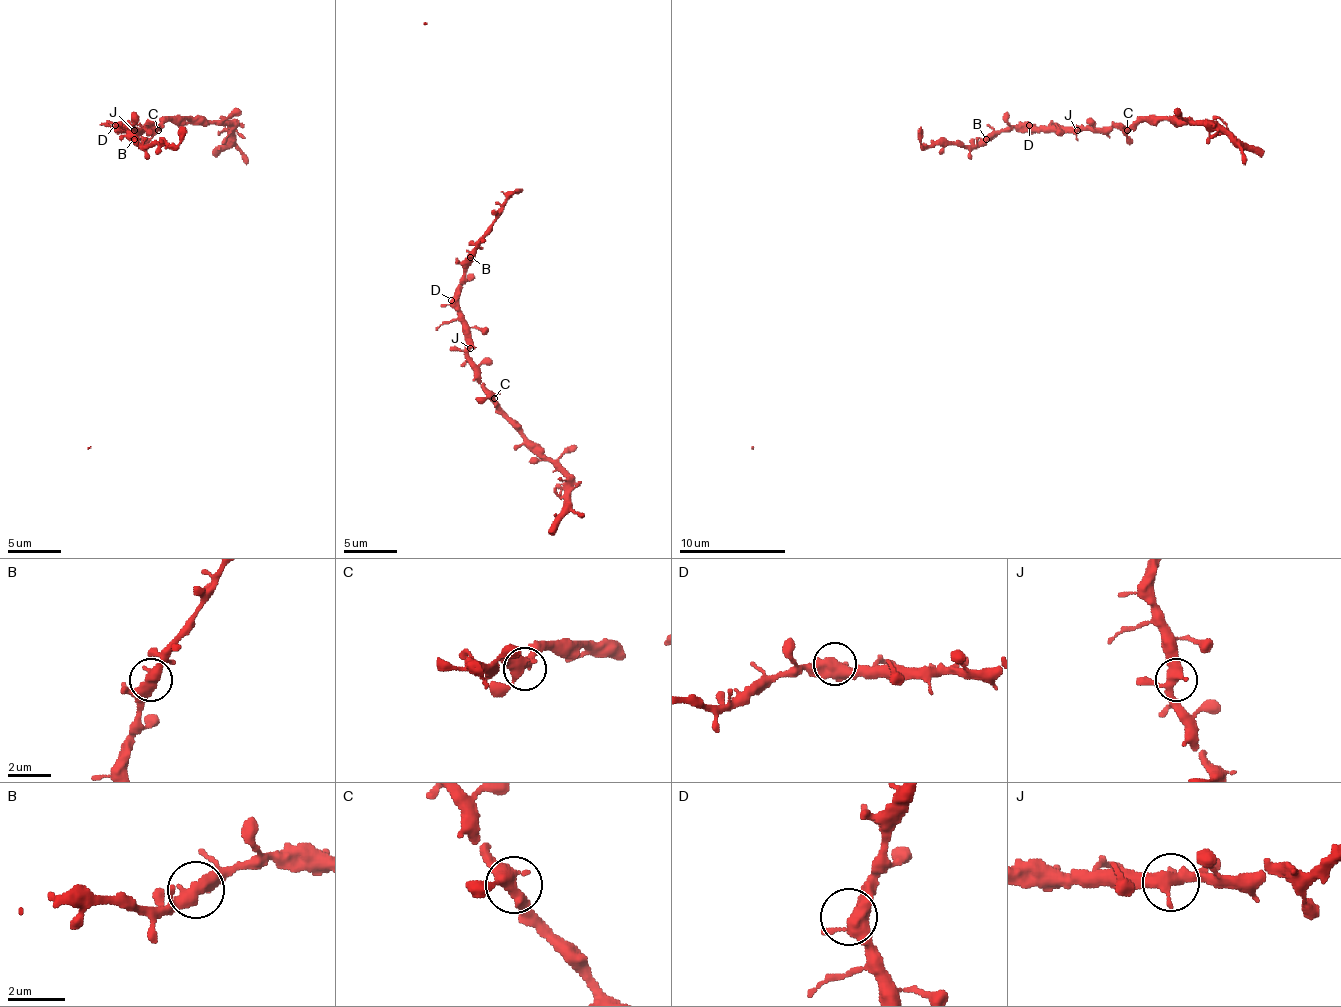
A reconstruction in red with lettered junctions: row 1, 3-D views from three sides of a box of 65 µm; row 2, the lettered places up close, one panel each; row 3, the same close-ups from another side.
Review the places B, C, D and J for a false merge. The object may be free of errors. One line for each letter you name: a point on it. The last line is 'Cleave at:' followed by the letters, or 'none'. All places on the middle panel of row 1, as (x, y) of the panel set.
Cleave at: none

